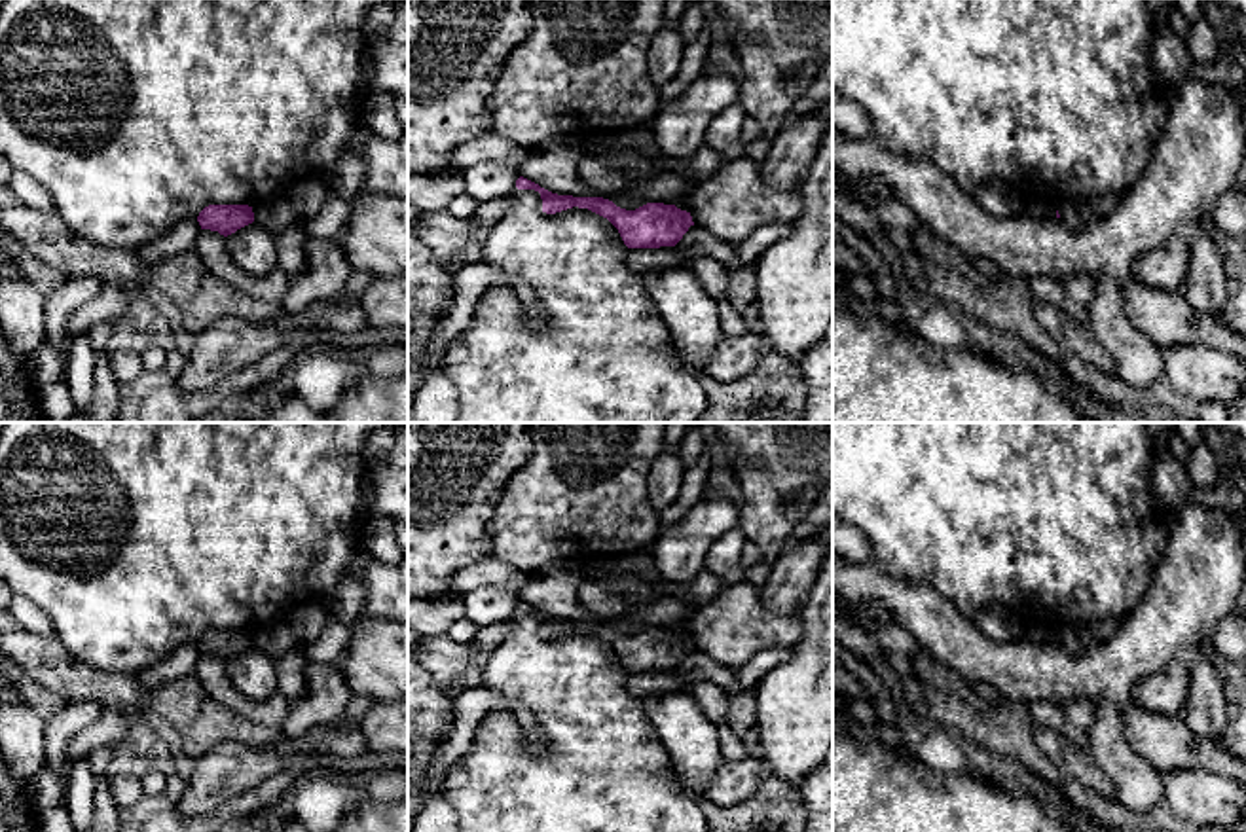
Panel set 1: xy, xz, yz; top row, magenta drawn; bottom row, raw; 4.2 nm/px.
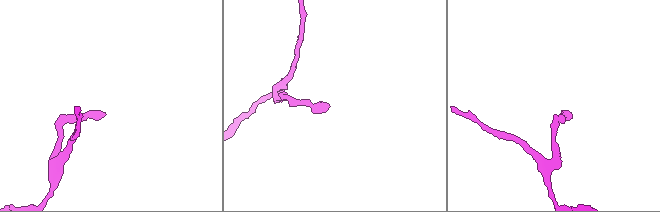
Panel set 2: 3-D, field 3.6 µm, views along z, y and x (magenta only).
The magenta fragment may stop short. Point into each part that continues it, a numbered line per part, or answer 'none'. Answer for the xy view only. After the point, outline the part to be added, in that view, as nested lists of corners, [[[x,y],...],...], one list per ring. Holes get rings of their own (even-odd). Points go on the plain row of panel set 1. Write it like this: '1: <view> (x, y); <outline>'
none

